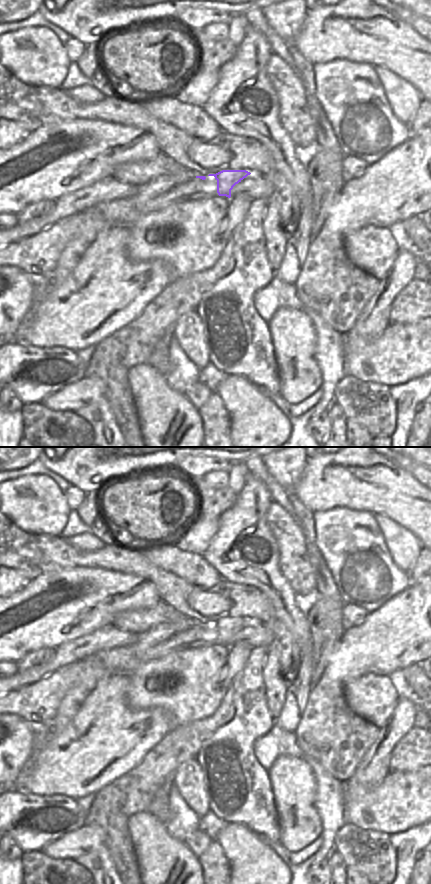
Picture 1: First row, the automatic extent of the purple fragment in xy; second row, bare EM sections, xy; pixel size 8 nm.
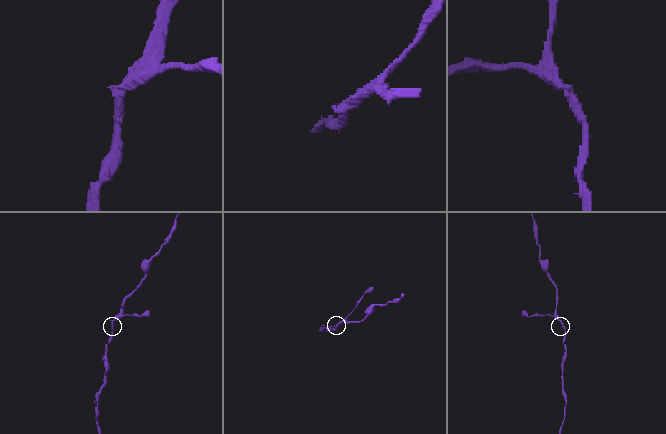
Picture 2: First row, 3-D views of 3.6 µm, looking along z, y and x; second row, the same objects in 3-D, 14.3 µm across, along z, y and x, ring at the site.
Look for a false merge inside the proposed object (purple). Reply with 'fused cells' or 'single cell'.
fused cells

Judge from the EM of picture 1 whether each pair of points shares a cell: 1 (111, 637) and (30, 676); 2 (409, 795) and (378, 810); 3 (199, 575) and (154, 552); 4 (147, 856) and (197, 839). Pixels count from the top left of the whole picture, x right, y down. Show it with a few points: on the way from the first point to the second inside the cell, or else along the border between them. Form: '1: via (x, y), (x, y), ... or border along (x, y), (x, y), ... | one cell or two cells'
1: via (91, 643), (65, 653), (50, 665) | one cell
2: via (401, 801), (386, 809) | one cell
3: via (188, 566), (165, 557) | one cell
4: border along (184, 842), (198, 858) | two cells

